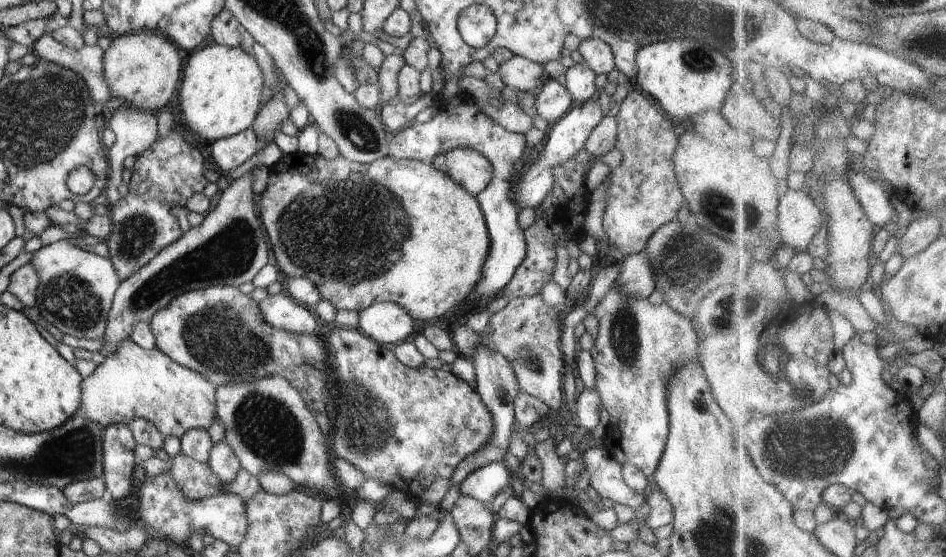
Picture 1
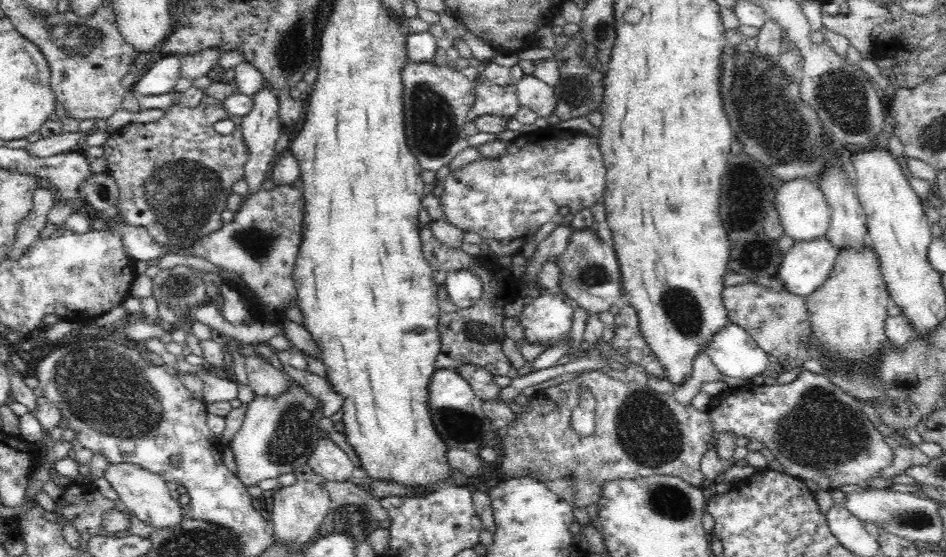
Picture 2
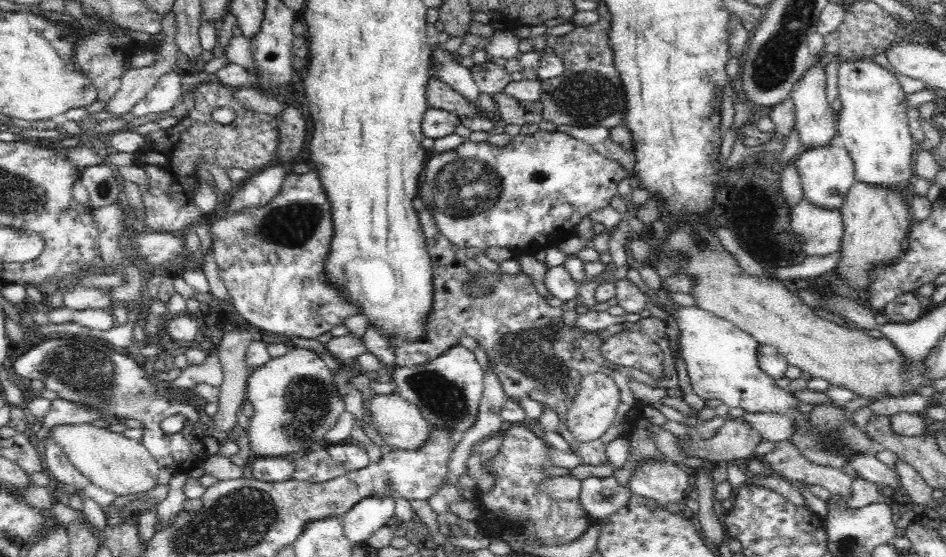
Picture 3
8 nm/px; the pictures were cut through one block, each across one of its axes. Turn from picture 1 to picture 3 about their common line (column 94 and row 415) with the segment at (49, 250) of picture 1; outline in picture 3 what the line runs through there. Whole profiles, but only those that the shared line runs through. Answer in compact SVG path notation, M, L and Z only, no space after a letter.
M294 347L293 349L288 349L284 356L279 356L276 358L271 358L269 361L266 361L261 367L255 368L251 370L250 376L247 380L246 387L246 400L252 403L254 408L254 414L250 418L250 425L247 431L249 437L249 447L258 457L288 457L288 456L299 456L300 454L309 453L315 449L325 448L327 442L325 440L325 434L330 430L338 420L340 414L345 411L345 404L342 398L339 397L339 394L335 397L335 393L333 393L333 374L330 368L326 365L326 362L318 355L316 351L307 349Z

